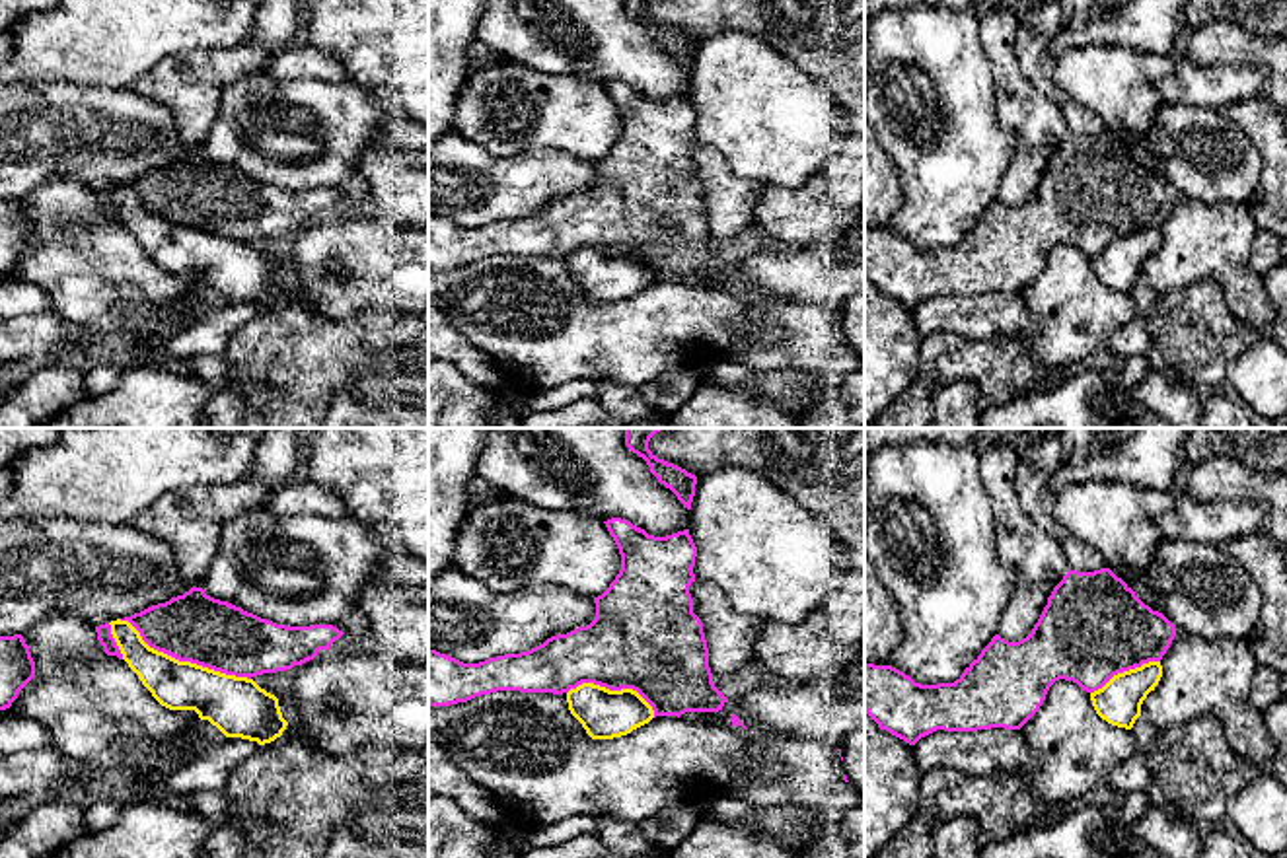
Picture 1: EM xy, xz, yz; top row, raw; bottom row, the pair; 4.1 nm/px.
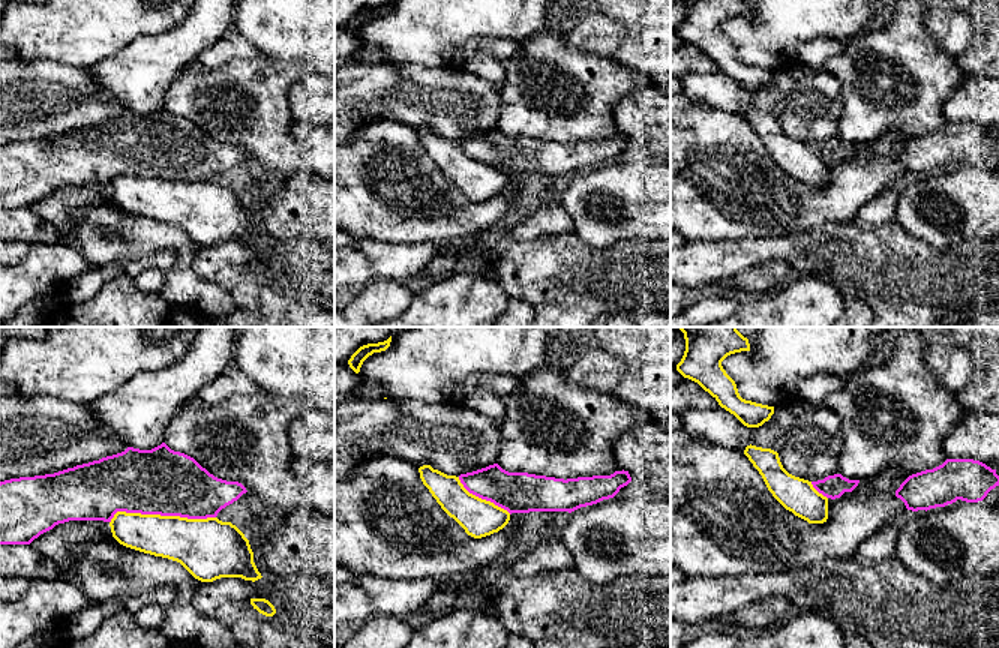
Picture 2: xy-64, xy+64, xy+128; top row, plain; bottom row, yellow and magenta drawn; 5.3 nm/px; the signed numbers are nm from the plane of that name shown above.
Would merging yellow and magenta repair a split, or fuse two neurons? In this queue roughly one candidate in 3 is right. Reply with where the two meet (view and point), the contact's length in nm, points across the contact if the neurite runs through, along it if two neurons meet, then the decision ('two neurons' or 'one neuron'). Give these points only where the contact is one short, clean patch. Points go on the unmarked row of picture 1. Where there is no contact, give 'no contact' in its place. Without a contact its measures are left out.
meets yellow in xy at (183, 226); contact 600 nm long; two neurons

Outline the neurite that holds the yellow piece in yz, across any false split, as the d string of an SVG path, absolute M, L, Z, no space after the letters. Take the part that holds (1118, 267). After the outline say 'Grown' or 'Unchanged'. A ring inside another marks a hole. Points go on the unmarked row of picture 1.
M1160 226L1114 239L1102 253L1090 257L1096 278L1112 290L1131 294L1141 280L1141 268L1162 241Z. Unchanged

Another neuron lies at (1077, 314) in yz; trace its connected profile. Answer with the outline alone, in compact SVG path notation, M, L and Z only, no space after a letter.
M1055 245L1040 274L1020 292L1026 307L1038 319L1034 335L1020 339L1034 362L1055 370L1067 368L1094 352L1110 350L1110 337L1137 317L1131 294L1102 284L1090 265L1090 257L1077 247Z

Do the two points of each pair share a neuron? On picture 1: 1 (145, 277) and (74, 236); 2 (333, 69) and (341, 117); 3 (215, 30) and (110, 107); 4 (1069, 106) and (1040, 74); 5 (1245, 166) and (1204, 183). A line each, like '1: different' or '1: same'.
1: same
2: different
3: different
4: same
5: same

